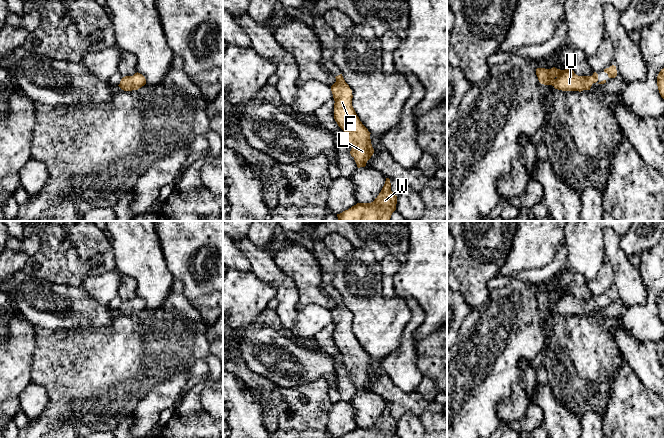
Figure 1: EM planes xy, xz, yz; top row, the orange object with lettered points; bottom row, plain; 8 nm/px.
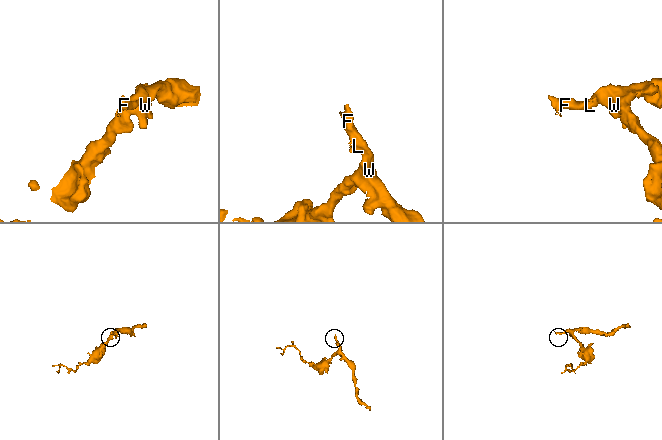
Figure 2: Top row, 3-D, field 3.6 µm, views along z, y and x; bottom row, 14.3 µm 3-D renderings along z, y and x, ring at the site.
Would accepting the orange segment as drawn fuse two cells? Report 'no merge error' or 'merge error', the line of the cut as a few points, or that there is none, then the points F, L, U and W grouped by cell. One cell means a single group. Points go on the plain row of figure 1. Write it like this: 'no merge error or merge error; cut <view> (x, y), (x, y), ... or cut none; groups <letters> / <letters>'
no merge error; cut none; groups F L U W

